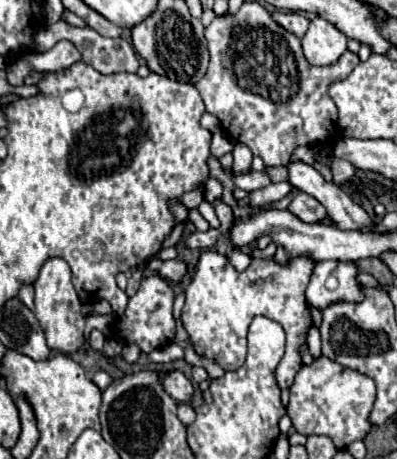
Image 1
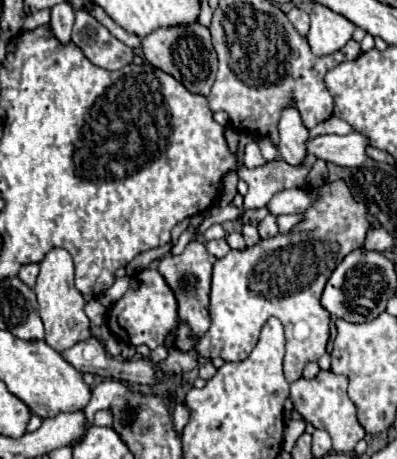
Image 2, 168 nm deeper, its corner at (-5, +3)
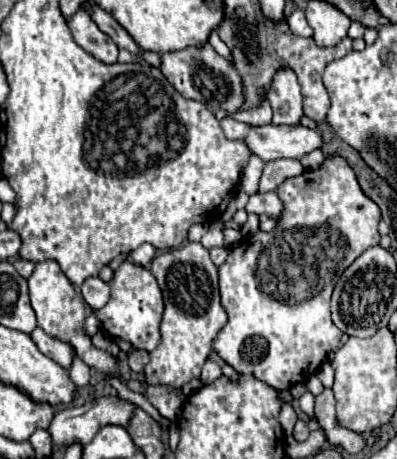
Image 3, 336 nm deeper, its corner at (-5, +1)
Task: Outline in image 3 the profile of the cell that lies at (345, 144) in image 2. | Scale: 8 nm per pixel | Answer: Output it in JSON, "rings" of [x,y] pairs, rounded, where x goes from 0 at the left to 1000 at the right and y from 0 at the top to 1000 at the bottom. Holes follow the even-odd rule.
{"rings":[[[584,257],[554,261],[554,275],[559,275],[569,301],[615,309],[630,322],[630,331],[655,340],[665,353],[680,353],[680,349],[695,349],[695,344],[756,349],[771,336],[781,336],[781,331],[791,331],[791,327],[816,318],[816,301],[806,296],[806,288],[766,279],[766,275],[690,275],[690,270],[675,270],[675,275],[655,275],[650,279],[650,275],[625,275],[625,270],[594,266]]]}

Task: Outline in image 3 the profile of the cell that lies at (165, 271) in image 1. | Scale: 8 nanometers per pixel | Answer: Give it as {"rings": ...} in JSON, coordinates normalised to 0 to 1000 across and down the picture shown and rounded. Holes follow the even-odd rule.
{"rings":[[[474,527],[458,540],[393,558],[378,593],[403,619],[418,675],[403,706],[408,745],[378,767],[378,789],[363,802],[368,837],[458,845],[469,832],[504,819],[514,789],[534,767],[534,741],[569,706],[569,680],[559,675],[549,641],[549,588],[509,532]]]}

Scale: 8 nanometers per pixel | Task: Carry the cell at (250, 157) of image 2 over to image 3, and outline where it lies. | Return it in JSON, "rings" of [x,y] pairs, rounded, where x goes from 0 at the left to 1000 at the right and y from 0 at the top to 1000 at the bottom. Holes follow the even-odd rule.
{"rings":[[[635,336],[605,383],[605,414],[615,414],[630,427],[650,418],[650,388],[660,379],[660,362],[665,362],[665,353],[645,336]]]}

